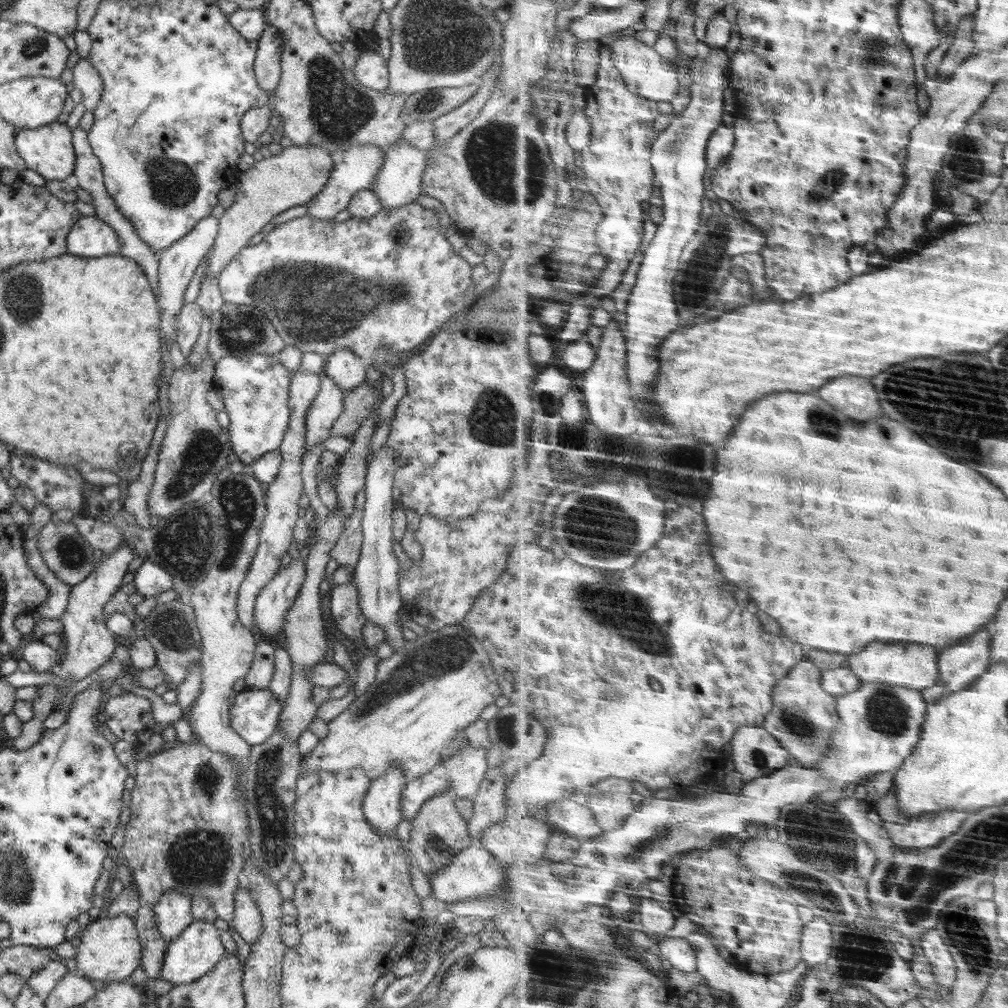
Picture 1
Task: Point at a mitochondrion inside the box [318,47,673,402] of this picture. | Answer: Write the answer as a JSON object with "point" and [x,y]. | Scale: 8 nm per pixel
{"point":[498,161]}

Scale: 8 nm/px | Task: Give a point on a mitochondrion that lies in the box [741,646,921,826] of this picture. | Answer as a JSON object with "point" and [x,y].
{"point":[886,712]}

